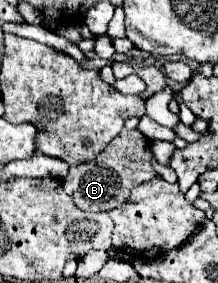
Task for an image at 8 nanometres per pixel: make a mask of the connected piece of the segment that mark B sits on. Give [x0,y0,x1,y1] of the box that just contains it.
[63,127,159,211]

